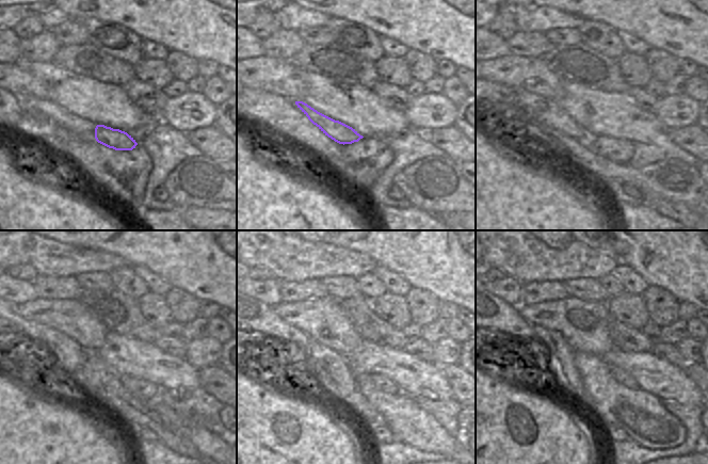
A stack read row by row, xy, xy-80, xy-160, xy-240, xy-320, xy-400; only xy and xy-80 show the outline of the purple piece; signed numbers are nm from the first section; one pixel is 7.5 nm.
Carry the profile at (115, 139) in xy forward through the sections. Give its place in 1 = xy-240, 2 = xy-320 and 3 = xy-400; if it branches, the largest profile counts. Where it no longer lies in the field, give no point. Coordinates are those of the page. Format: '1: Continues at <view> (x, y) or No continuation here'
1: Continues at xy-240 (67, 355)
2: Continues at xy-320 (258, 317)
3: Continues at xy-400 (497, 316).

